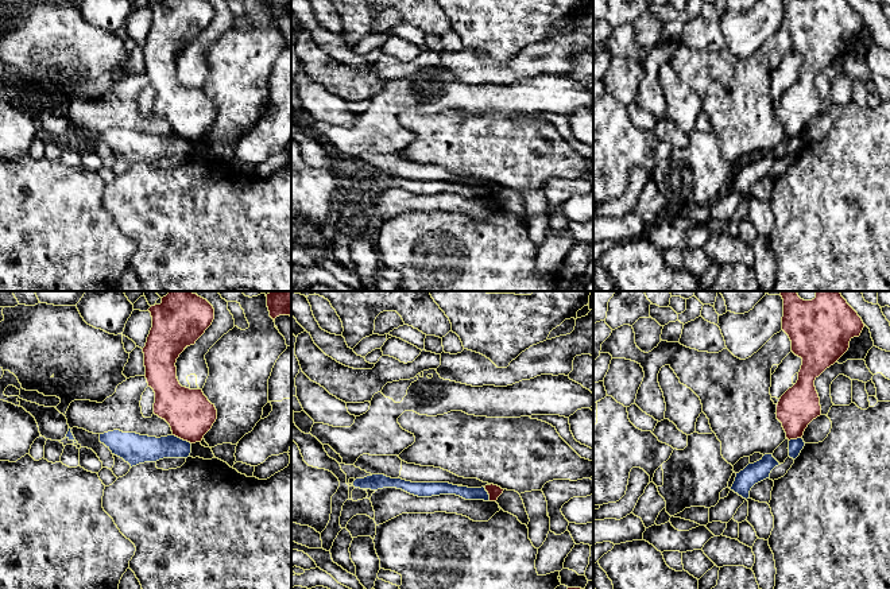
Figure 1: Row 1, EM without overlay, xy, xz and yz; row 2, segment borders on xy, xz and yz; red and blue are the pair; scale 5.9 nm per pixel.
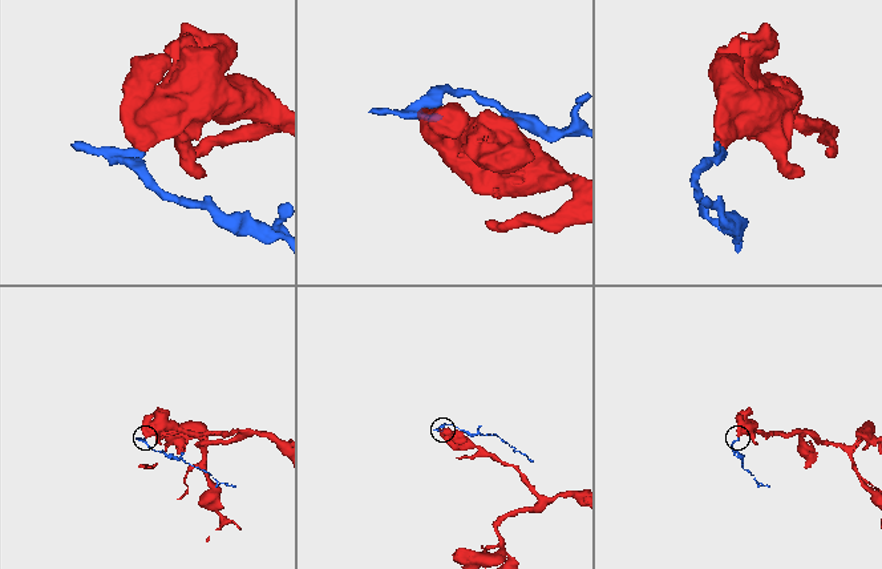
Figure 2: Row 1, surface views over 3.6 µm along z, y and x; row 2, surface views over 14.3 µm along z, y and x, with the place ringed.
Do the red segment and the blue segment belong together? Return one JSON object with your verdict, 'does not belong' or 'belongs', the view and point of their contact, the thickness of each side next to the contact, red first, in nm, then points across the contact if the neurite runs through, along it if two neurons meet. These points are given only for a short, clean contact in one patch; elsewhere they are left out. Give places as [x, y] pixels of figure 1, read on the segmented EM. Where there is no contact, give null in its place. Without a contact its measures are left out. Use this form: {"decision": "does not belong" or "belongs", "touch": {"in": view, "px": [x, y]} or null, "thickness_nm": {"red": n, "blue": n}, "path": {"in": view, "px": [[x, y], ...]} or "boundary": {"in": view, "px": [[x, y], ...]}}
{"decision": "does not belong", "touch": {"in": "xy", "px": [182, 438]}, "thickness_nm": {"red": 280, "blue": 160}, "boundary": {"in": "xy", "px": [[173, 434], [190, 444]]}}

